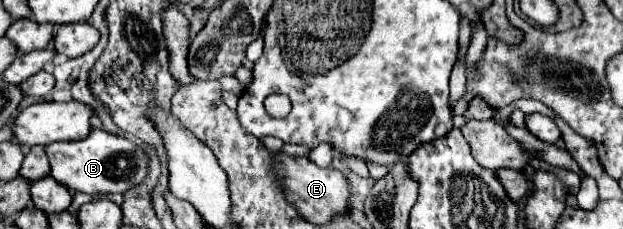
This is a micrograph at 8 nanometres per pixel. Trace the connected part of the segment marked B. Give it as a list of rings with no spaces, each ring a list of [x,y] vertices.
[[[91,129],[91,133],[81,141],[63,141],[47,145],[45,151],[51,163],[51,177],[55,177],[71,191],[81,191],[89,195],[125,193],[141,185],[149,173],[149,155],[145,149],[137,147],[125,137],[111,135],[101,129]]]

